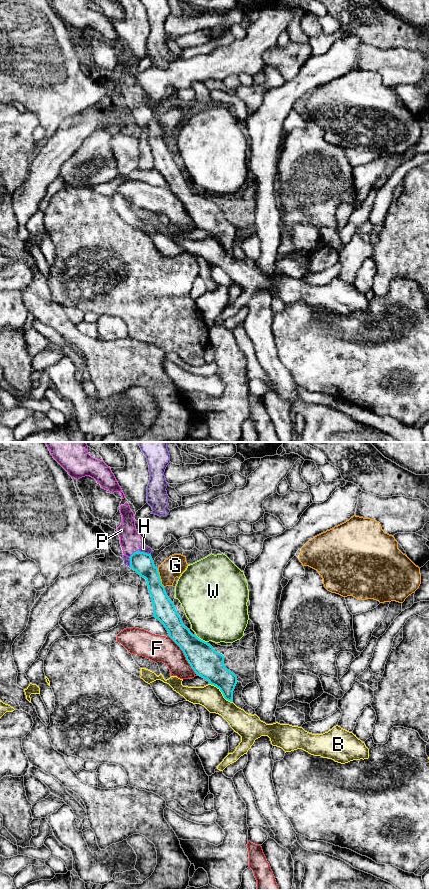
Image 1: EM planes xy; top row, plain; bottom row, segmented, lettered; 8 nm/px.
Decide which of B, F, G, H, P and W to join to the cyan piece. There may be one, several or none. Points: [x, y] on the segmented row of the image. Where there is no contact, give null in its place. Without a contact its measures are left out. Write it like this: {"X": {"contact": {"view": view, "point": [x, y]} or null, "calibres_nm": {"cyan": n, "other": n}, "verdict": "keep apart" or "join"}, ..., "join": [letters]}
{"B": {"contact": {"view": "xy", "point": [221, 691]}, "calibres_nm": {"cyan": 240, "other": 190}, "verdict": "keep apart"}, "F": {"contact": {"view": "xy", "point": [184, 654]}, "calibres_nm": {"cyan": 240, "other": 220}, "verdict": "keep apart"}, "G": {"contact": {"view": "xy", "point": [159, 578]}, "calibres_nm": {"cyan": 170, "other": 170}, "verdict": "keep apart"}, "H": {"contact": {"view": "xy", "point": [144, 553]}, "calibres_nm": {"cyan": 170, "other": 60}, "verdict": "keep apart"}, "P": {"contact": {"view": "xy", "point": [133, 553]}, "calibres_nm": {"cyan": 170, "other": 170}, "verdict": "join"}, "W": {"contact": {"view": "xy", "point": [200, 639]}, "calibres_nm": {"cyan": 240, "other": 460}, "verdict": "keep apart"}, "join": ["P"]}

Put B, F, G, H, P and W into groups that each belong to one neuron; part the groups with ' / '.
B / F / G / H / P / W

